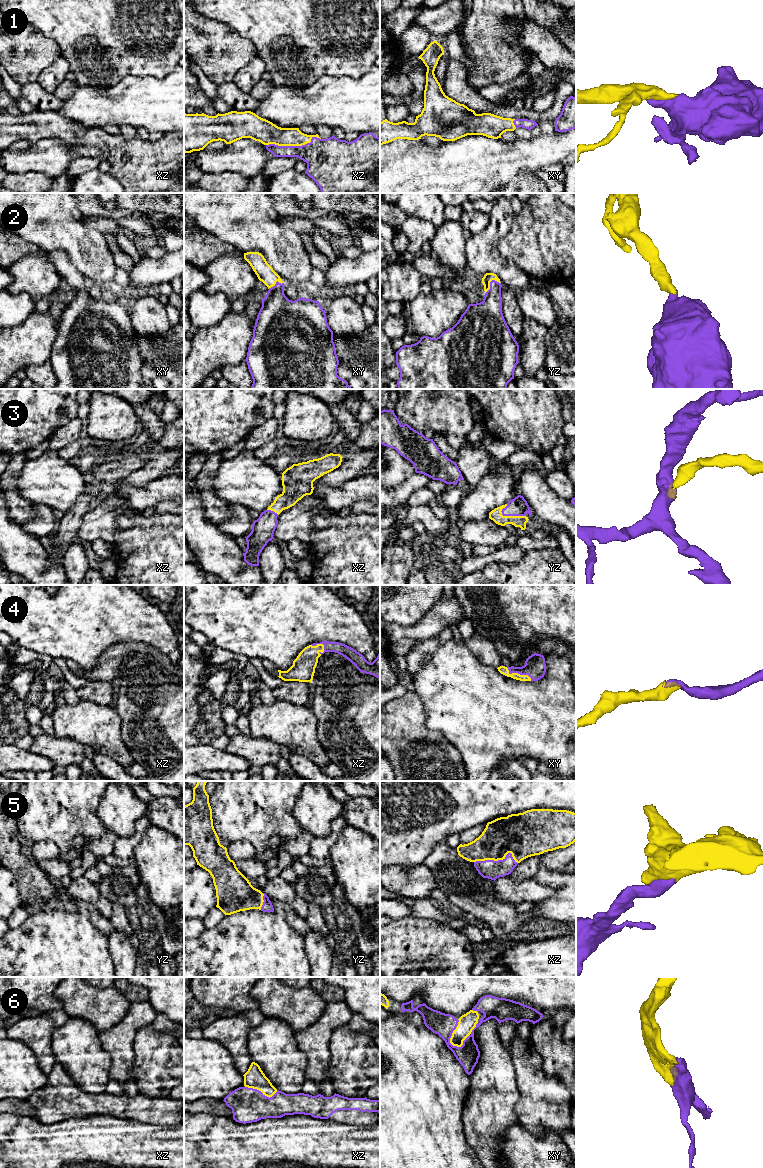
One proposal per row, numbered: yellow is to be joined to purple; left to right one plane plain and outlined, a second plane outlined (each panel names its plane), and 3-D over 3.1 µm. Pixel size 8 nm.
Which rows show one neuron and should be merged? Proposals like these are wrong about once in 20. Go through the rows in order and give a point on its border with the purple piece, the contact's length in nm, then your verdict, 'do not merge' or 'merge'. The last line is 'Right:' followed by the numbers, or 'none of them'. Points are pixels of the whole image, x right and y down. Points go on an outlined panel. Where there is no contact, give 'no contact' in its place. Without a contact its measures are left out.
1: meets purple in xz at (293, 146); contact 440 nm long; merge
2: meets purple in yz at (490, 283); contact 160 nm long; merge
3: meets purple in yz at (512, 515); contact 220 nm long; merge
4: meets purple in xy at (518, 673); contact 240 nm long; merge
5: meets purple in xz at (498, 860); contact 360 nm long; merge
6: meets purple in xy at (464, 1040); contact 280 nm long; merge
Right: 1, 2, 3, 4, 5, 6

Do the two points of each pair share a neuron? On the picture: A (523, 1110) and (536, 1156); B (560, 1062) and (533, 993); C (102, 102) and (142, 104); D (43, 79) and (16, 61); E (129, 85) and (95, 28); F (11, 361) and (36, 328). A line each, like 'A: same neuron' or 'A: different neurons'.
A: different neurons
B: different neurons
C: same neuron
D: different neurons
E: different neurons
F: same neuron

